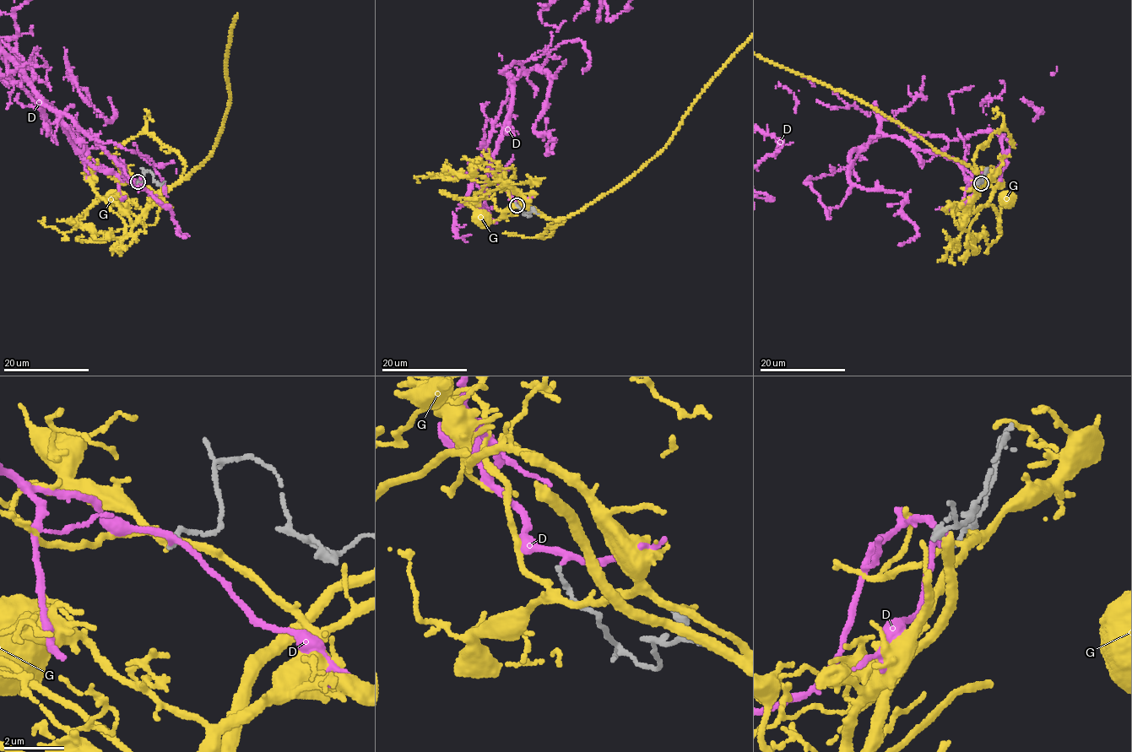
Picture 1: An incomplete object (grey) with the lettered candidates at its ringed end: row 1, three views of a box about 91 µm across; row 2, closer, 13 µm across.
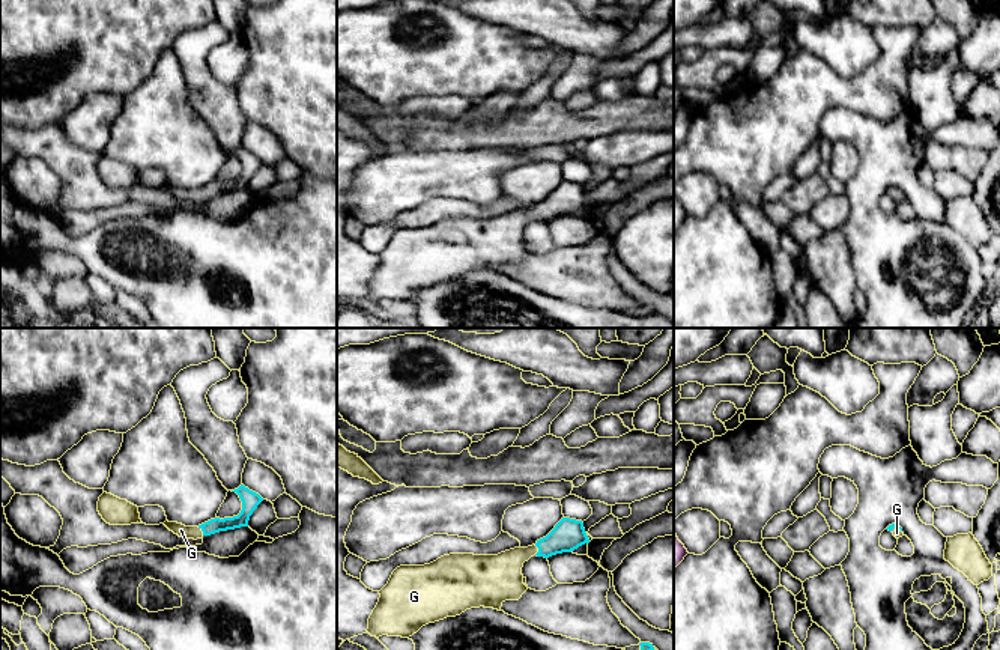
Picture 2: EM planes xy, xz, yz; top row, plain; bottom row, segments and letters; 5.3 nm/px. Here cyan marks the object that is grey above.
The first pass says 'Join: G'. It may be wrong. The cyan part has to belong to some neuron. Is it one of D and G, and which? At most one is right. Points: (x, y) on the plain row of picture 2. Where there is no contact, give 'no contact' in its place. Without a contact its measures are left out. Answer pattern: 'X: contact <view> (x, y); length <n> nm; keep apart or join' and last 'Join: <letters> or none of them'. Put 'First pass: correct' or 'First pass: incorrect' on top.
First pass: correct
D: no contact; keep apart
G: contact xy (202, 193); length 60 nm; join
Join: G

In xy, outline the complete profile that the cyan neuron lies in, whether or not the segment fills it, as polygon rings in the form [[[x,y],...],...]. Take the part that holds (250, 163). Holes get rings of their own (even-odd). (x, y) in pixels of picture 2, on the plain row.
[[[241,147],[238,152],[232,155],[236,155],[242,164],[242,173],[238,179],[224,181],[224,182],[215,181],[198,190],[185,190],[182,187],[168,185],[168,184],[165,184],[164,188],[179,200],[186,200],[194,203],[220,194],[248,190],[250,179],[257,172],[257,169],[263,164],[263,161],[259,156],[245,150],[244,147]]]

